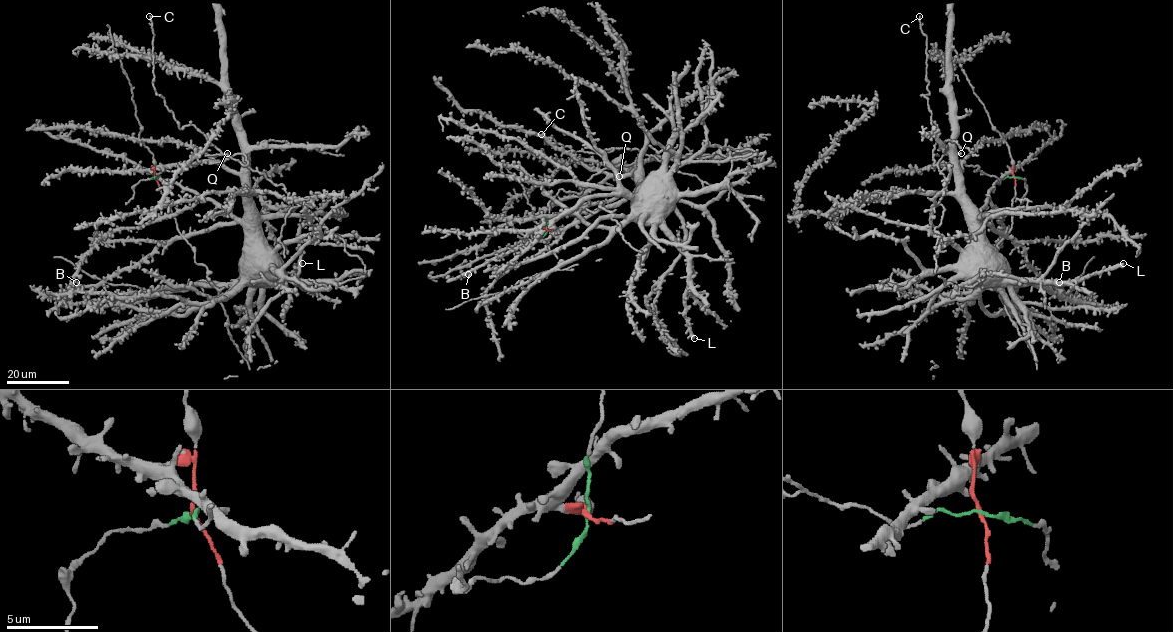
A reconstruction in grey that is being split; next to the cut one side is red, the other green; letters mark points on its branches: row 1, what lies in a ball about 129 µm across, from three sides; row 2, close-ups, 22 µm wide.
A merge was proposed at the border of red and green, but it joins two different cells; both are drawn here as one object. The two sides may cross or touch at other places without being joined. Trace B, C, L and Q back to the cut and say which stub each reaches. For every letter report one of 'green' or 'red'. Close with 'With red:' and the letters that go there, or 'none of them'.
B: red
C: green
L: red
Q: green
With red: B, L

